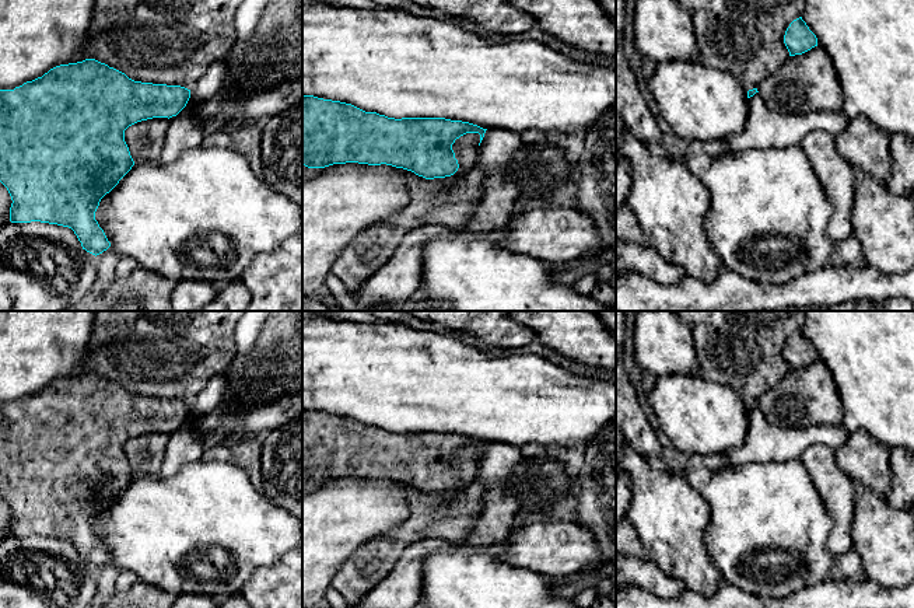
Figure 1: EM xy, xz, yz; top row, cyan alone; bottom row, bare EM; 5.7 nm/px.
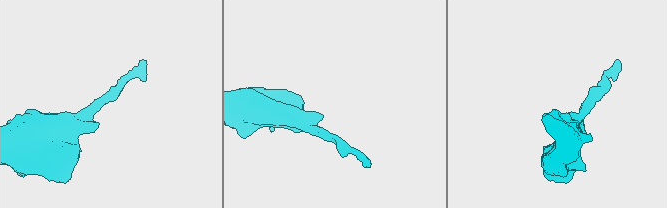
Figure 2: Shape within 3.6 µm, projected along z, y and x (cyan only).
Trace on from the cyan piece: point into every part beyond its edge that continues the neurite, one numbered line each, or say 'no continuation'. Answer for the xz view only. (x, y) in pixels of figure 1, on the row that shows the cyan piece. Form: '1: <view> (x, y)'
no continuation

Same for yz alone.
no continuation

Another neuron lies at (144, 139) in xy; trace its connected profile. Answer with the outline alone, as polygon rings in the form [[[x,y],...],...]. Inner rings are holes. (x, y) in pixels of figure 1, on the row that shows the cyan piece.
[[[168,118],[137,122],[125,130],[125,141],[134,163],[155,163],[164,147]]]

